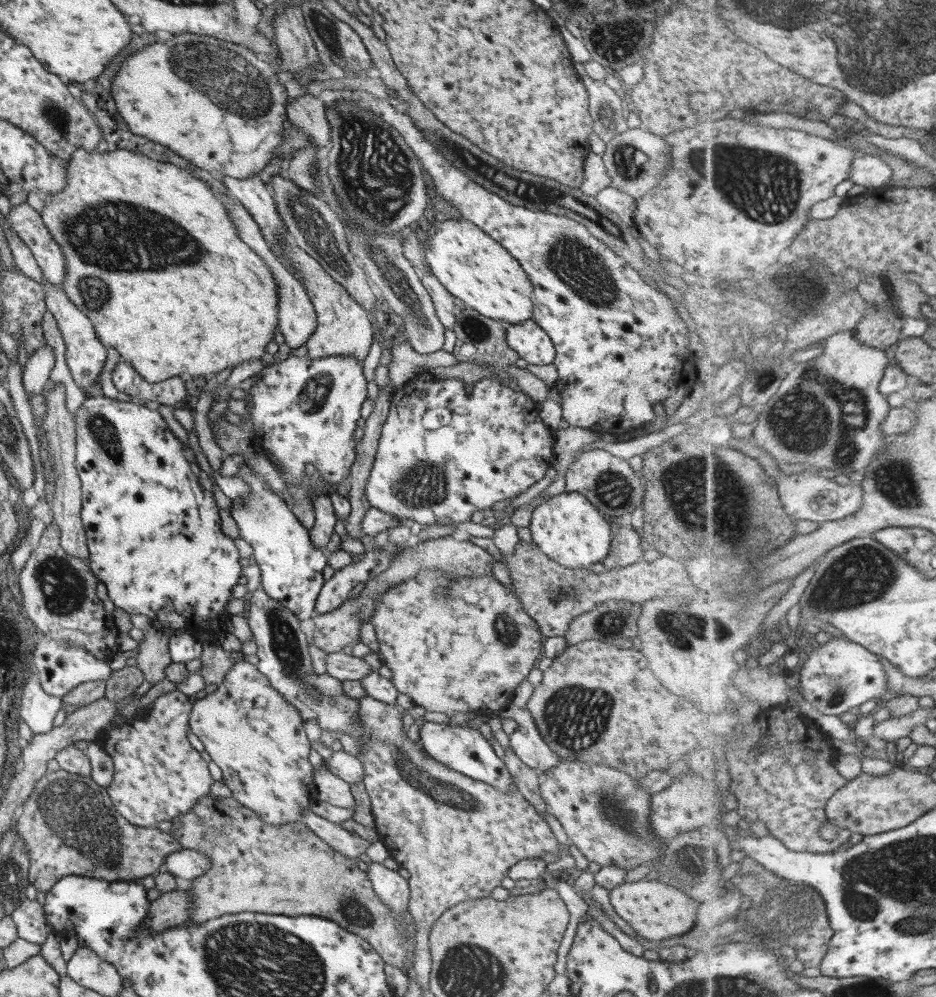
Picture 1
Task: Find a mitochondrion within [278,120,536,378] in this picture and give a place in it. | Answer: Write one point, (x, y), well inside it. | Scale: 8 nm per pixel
(320, 237)

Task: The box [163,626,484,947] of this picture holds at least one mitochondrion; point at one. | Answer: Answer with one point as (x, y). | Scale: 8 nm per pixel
(354, 912)

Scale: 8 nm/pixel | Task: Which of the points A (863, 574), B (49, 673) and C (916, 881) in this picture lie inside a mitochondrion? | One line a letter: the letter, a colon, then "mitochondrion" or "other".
A: mitochondrion
B: other
C: mitochondrion

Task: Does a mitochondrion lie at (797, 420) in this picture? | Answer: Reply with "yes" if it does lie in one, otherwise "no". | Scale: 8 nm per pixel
yes

